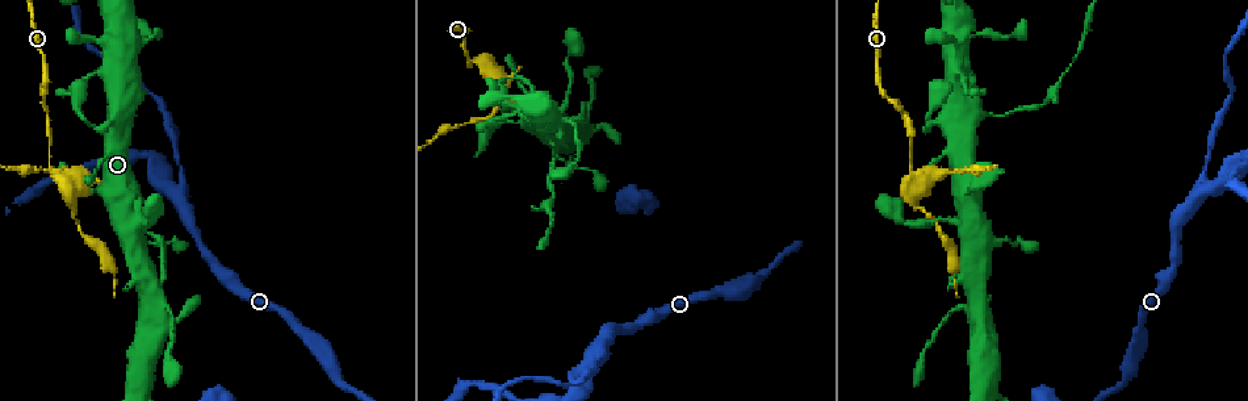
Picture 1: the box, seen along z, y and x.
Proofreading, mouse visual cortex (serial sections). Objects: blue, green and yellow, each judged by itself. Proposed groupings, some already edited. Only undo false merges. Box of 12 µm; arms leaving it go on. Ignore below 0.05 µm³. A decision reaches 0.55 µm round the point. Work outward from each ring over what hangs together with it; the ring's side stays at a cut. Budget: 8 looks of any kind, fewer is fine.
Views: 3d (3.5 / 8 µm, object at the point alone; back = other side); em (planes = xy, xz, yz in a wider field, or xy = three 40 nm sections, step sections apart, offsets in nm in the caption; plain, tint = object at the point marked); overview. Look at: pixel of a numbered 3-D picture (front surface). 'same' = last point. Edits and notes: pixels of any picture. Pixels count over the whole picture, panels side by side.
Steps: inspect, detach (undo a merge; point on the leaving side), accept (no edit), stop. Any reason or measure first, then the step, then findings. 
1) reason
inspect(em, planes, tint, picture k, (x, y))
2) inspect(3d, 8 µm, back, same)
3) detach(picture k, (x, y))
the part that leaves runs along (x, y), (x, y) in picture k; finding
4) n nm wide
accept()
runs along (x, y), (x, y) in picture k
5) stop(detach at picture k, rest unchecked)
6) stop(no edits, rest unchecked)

inspect(3d, 8 µm, picture 1, (1202, 193))

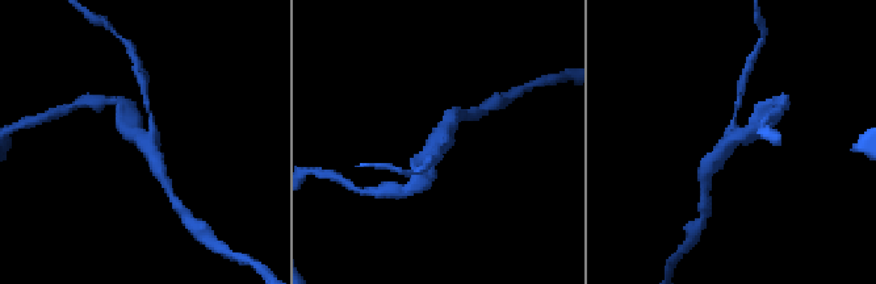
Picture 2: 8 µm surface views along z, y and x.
closer look
inspect(3d, 3.5 µm, back, picture 2, (149, 140))

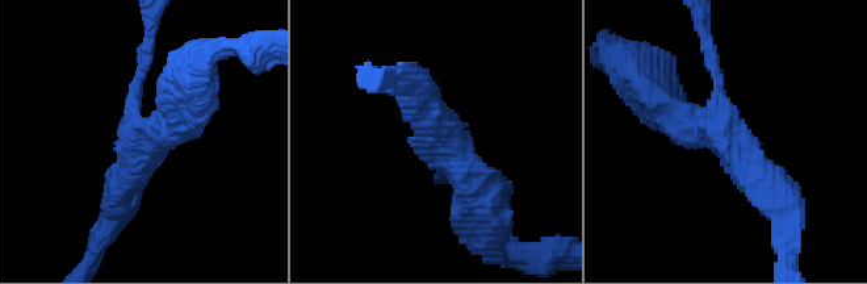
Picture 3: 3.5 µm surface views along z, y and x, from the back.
shape alone is not enough
inspect(em, xy, step 3, tint, picture 3, (139, 135))

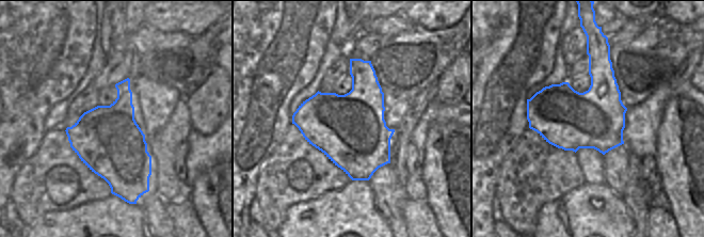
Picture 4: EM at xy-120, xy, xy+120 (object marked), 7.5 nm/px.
3 arms
accept()
runs along (782, 205), (724, 137), (667, 112) in picture 3; one cell here

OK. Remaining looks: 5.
thin neck
inspect(3d, 8 µm, picture 1, (1003, 114))

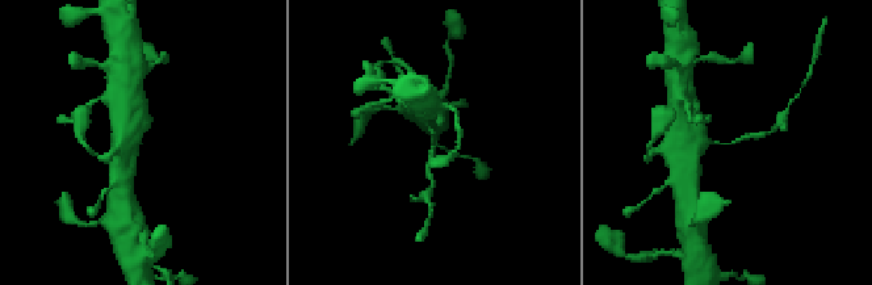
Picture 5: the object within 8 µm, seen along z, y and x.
inspect(3d, 3.5 µm, picture 5, (141, 143))

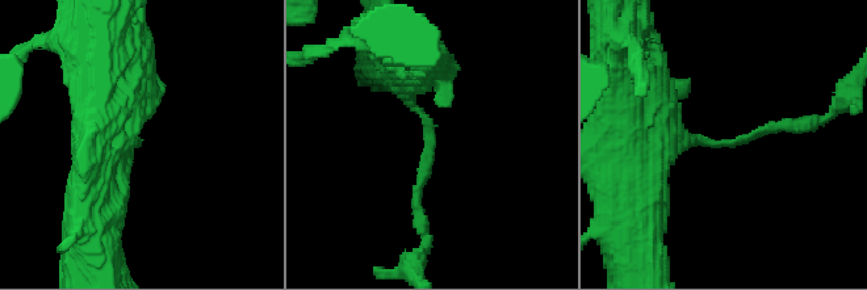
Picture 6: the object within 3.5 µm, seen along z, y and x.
arms of 150, 300 nm; shape alone is not enough
inspect(em, planes, tint, picture 6, (427, 148))

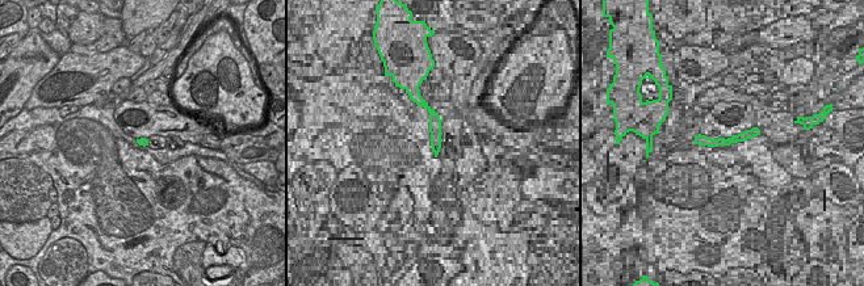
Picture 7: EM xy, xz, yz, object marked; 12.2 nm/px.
detach(picture 6, (423, 165))
the part that leaves runs along (426, 120), (430, 163), (418, 186), (426, 236) in picture 6; a second cell is stuck on

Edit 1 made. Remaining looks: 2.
arms part here
inspect(3d, 3.5 µm, picture 1, (493, 71))

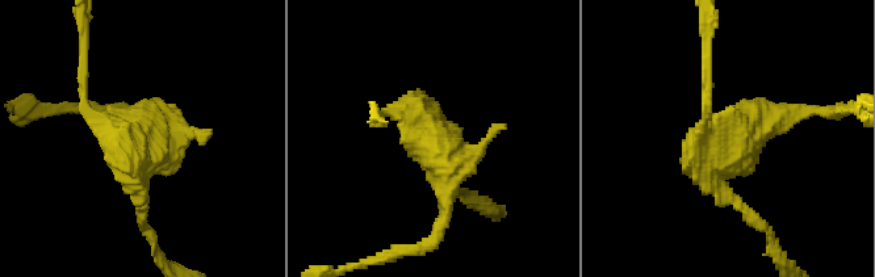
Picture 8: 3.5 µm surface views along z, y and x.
inspect(em, xy, step 1, tint, picture 8, (139, 156))

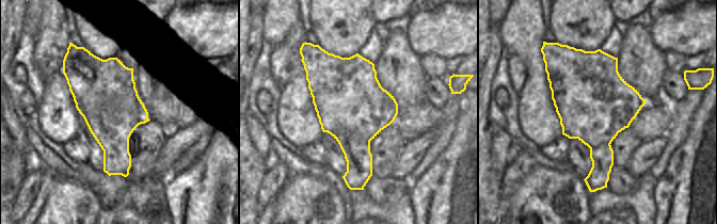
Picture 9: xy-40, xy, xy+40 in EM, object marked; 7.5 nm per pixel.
550 nm wide
detach(picture 8, (188, 130))
border along (64, 59), (92, 82), (97, 111) in picture 9; a second cell is stuck on

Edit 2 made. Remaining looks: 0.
stop(detach at picture 6, detach at picture 8, rest unchecked)

